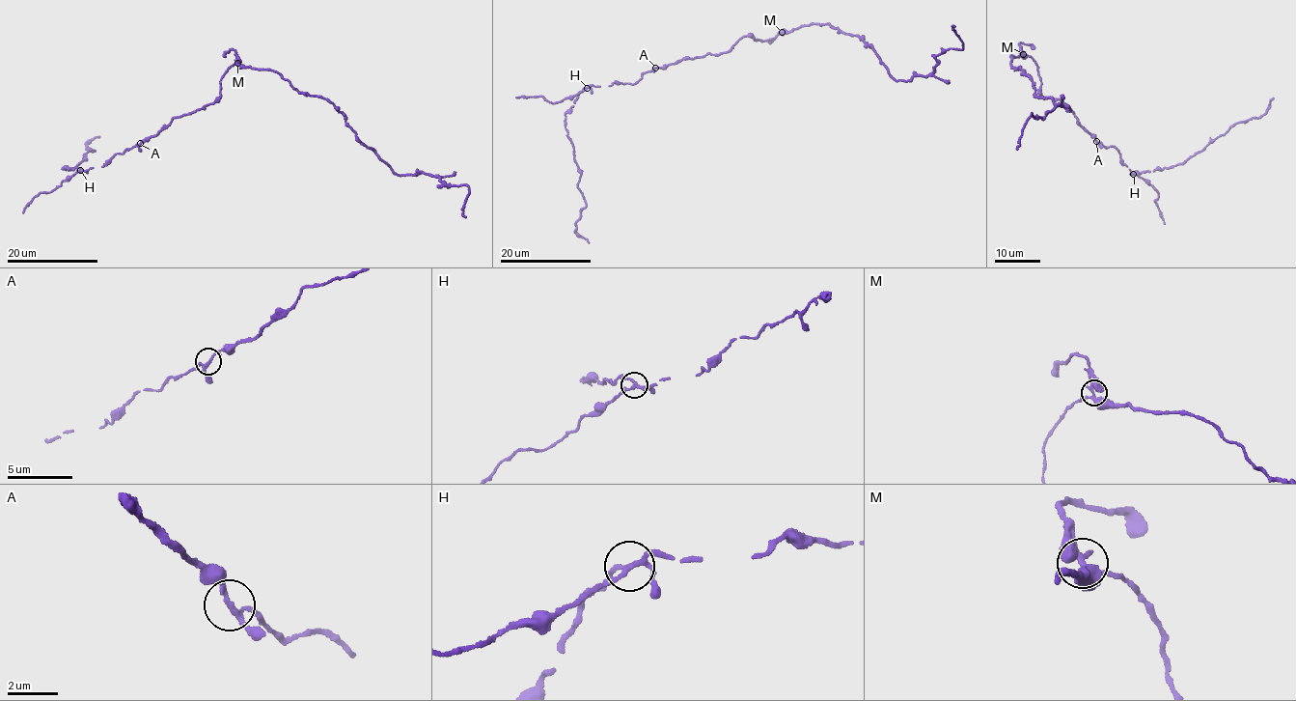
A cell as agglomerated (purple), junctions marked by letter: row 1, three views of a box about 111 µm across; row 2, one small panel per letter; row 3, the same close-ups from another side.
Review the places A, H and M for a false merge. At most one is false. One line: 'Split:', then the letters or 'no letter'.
Split: H

